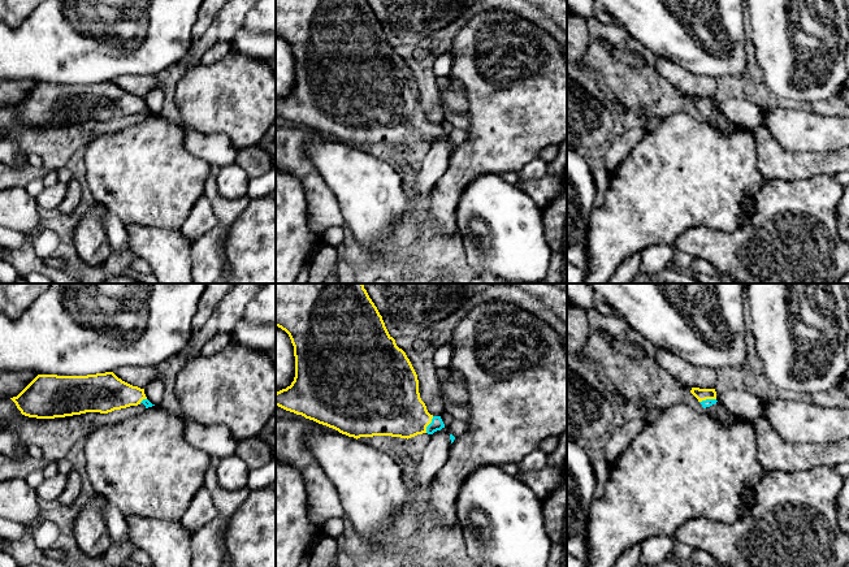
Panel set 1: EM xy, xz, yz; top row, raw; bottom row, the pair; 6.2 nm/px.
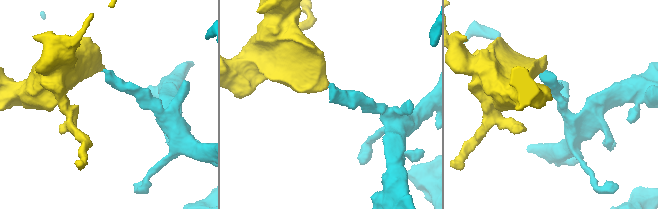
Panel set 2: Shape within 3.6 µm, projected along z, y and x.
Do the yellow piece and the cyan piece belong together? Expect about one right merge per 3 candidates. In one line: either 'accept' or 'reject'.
accept

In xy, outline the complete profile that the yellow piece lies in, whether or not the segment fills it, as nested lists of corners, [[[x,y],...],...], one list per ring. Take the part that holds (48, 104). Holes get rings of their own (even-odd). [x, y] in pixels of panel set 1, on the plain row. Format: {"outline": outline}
{"outline": [[[113,81],[87,85],[38,83],[17,105],[10,107],[22,124],[55,127],[86,121],[152,113],[144,98],[133,95]]]}

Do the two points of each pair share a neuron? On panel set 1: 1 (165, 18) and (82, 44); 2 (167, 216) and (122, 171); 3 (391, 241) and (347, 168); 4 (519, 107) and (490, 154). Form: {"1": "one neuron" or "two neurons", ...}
{"1": "one neuron", "2": "one neuron", "3": "one neuron", "4": "one neuron"}

